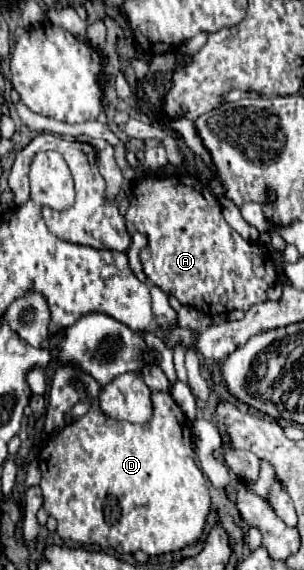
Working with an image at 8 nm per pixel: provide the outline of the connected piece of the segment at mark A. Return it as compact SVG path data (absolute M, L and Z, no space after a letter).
M146 175L144 179L140 179L134 187L132 187L132 199L130 199L130 207L128 207L128 213L126 213L126 229L128 233L132 235L132 231L140 231L142 235L148 237L148 245L140 251L140 261L142 261L142 269L146 273L146 277L156 285L160 287L166 295L174 295L182 305L188 305L188 307L194 307L198 311L202 311L204 315L220 315L220 313L228 313L228 311L234 311L234 309L240 309L240 311L246 311L250 309L250 305L256 305L260 301L266 301L266 289L270 285L276 283L276 267L272 263L272 259L268 257L266 251L262 251L256 243L250 243L250 241L244 241L224 219L222 215L222 207L218 203L218 199L212 195L212 191L202 185L198 179L190 177L190 175L172 175L172 177L166 177L166 179L158 179L158 177L150 177Z

